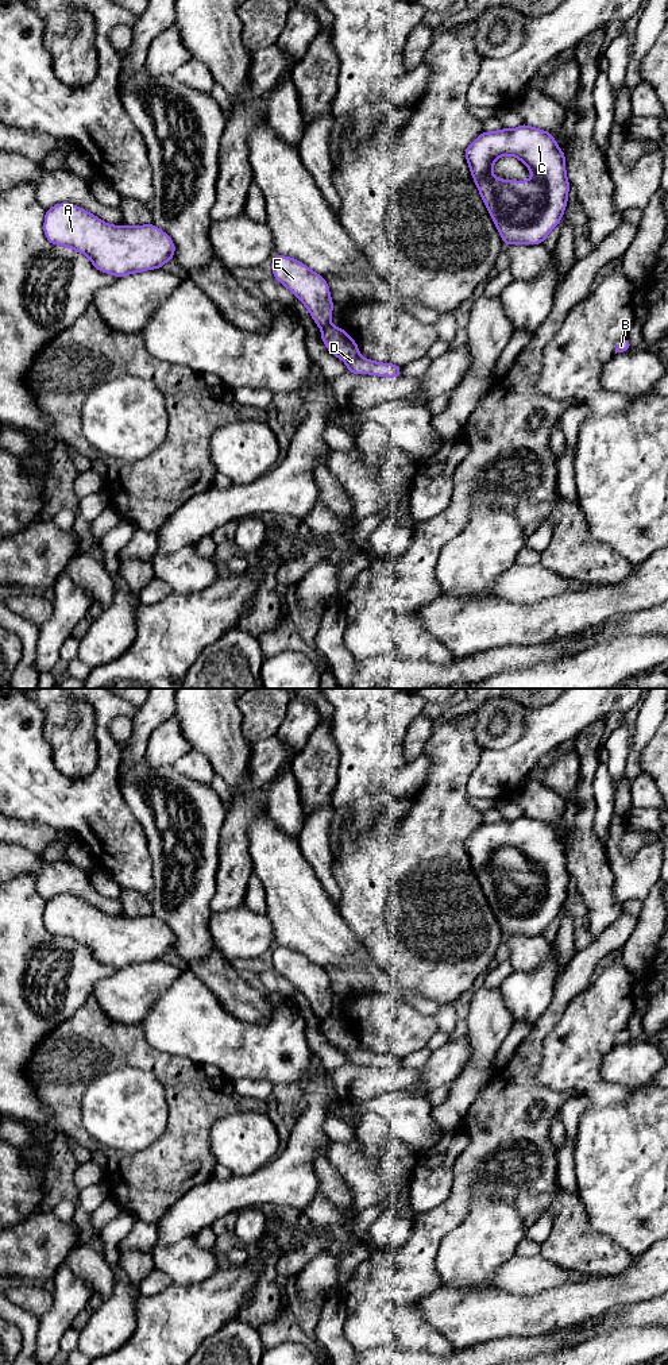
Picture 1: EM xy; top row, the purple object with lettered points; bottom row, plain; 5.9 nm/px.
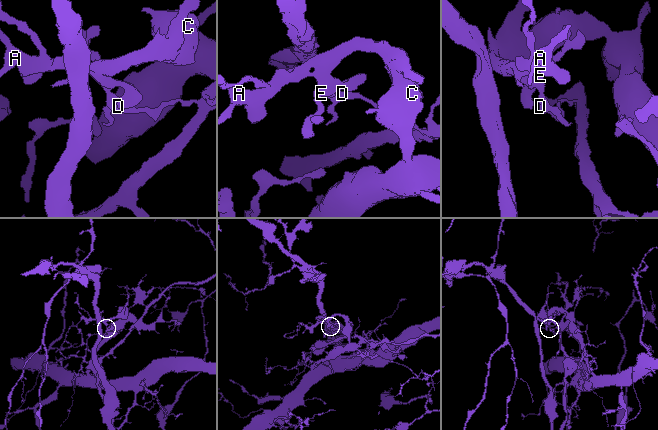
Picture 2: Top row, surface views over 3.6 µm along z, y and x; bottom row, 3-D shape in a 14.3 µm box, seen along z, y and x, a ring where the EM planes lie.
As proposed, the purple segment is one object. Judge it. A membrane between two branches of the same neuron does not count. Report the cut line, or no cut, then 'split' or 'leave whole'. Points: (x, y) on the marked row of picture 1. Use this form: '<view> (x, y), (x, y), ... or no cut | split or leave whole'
xy (329, 323), (321, 328) | split

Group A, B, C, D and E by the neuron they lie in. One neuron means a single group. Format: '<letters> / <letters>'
A C E / B D

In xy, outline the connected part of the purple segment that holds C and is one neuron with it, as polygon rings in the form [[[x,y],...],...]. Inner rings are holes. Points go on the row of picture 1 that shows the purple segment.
[[[525,123],[514,130],[483,131],[466,149],[464,155],[482,200],[503,240],[503,246],[544,243],[564,215],[571,186],[565,173],[565,154],[557,146],[553,135]],[[503,155],[518,158],[532,171],[532,178],[514,181],[494,177],[493,165]]]

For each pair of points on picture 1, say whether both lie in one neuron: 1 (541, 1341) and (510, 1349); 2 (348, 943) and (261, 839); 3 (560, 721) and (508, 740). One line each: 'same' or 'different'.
1: same
2: same
3: different

